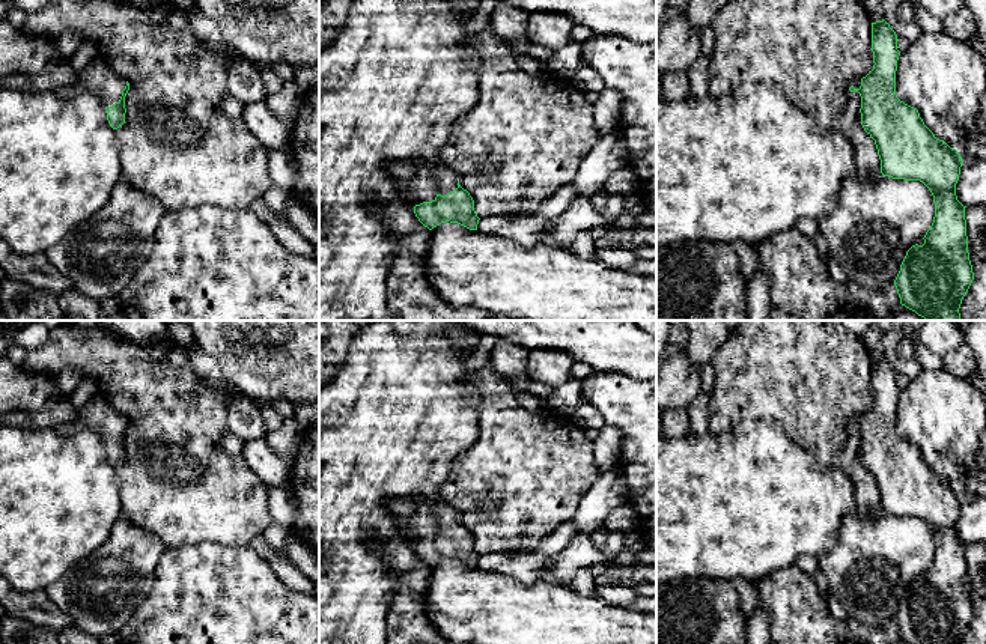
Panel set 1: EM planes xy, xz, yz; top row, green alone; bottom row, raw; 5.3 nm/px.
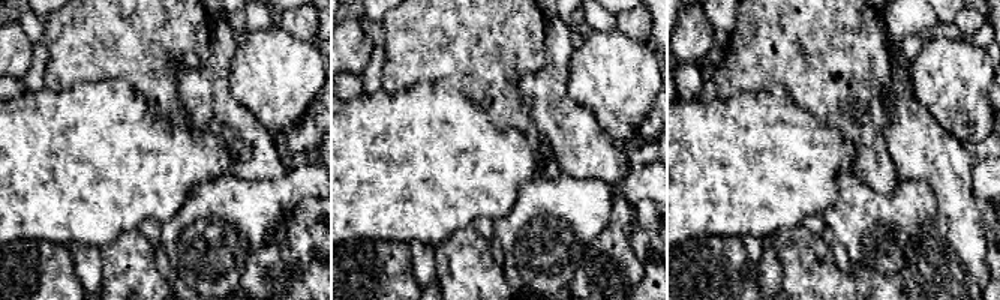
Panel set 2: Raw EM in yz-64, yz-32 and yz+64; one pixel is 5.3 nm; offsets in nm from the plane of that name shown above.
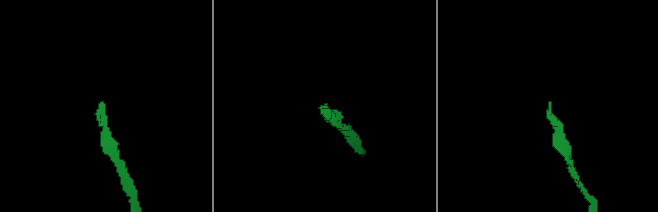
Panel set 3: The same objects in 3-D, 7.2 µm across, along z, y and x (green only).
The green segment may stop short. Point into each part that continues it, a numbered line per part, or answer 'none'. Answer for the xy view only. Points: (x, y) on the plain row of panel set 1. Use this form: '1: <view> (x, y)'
1: xy (98, 414)

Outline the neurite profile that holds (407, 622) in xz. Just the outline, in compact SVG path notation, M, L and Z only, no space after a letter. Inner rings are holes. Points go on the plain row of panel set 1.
M396 536L385 542L385 558L399 582L387 612L387 644L452 644L426 614L431 567L414 551L414 543Z

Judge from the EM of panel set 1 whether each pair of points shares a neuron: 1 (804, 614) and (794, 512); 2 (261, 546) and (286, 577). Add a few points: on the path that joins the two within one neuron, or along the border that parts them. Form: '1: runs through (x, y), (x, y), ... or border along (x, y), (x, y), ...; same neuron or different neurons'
1: border along (794, 563), (769, 572), (762, 580); different neurons
2: runs through (268, 554), (283, 569); same neuron

